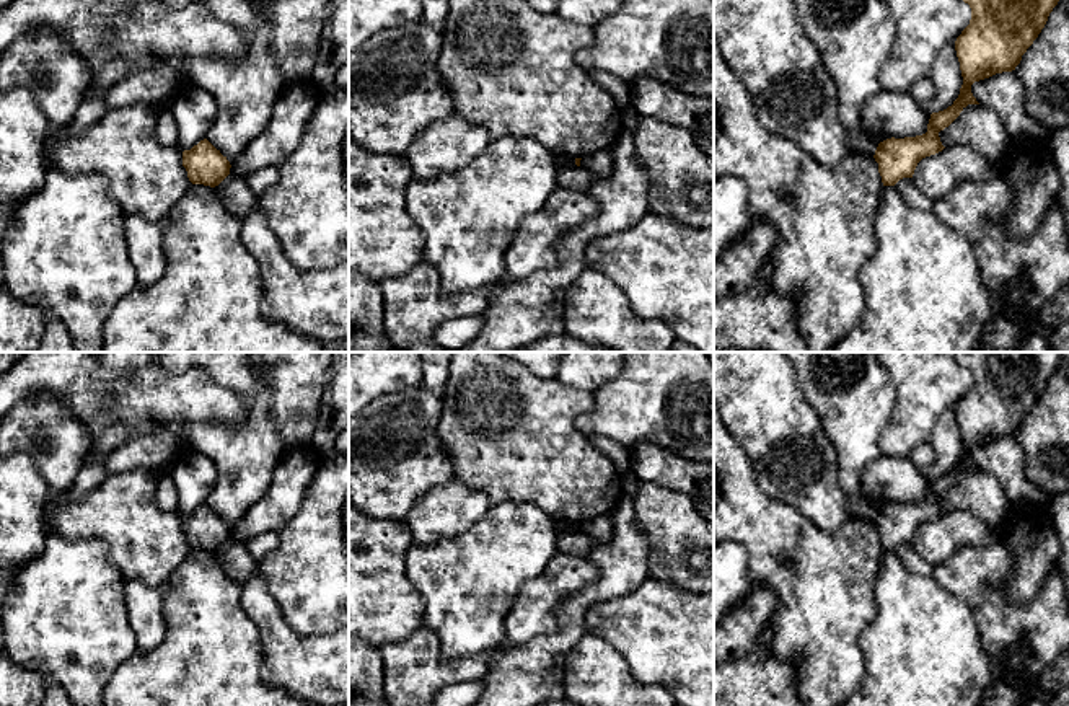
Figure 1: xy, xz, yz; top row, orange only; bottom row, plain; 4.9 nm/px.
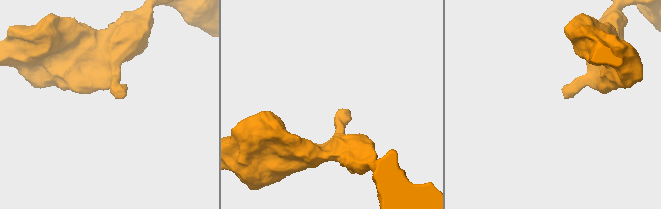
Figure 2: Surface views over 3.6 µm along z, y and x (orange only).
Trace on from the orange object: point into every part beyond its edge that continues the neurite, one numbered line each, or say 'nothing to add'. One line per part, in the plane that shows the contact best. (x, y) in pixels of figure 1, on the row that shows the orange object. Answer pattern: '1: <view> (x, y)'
nothing to add

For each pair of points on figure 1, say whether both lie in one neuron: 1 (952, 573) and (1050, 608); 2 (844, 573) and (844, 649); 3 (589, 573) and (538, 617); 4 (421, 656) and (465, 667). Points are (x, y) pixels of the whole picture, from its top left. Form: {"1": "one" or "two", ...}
{"1": "one", "2": "one", "3": "one", "4": "one"}

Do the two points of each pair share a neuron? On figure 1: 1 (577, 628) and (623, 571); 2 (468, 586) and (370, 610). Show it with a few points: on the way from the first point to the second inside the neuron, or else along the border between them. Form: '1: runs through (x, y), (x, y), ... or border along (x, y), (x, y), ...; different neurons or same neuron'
1: runs through (577, 612), (593, 592), (607, 586); same neuron
2: border along (404, 561), (404, 574), (424, 605), (422, 626); different neurons

